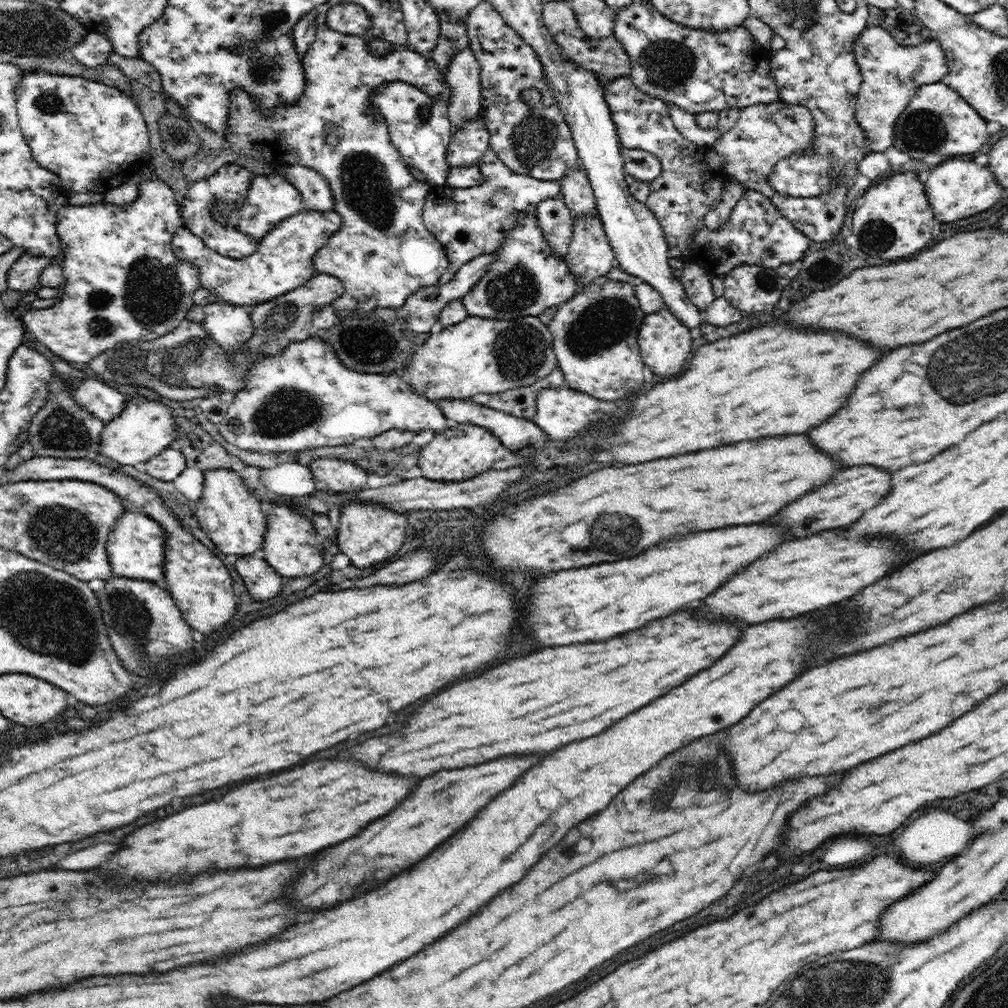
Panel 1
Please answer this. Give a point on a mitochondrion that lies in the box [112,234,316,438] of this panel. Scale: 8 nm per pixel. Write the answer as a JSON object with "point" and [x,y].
{"point":[183,365]}

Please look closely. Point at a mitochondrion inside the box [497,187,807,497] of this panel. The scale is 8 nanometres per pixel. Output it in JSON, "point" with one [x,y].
{"point":[610,317]}

